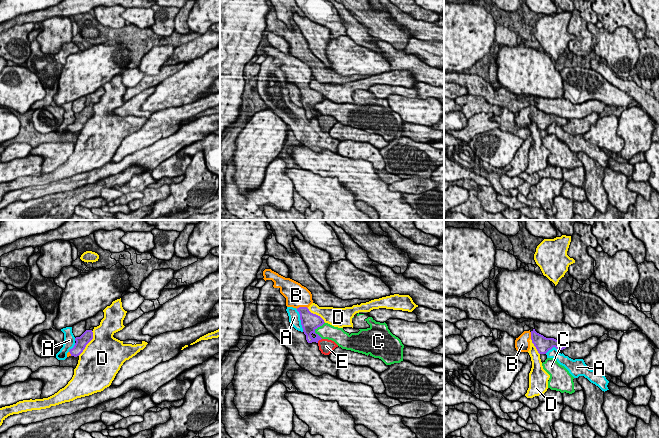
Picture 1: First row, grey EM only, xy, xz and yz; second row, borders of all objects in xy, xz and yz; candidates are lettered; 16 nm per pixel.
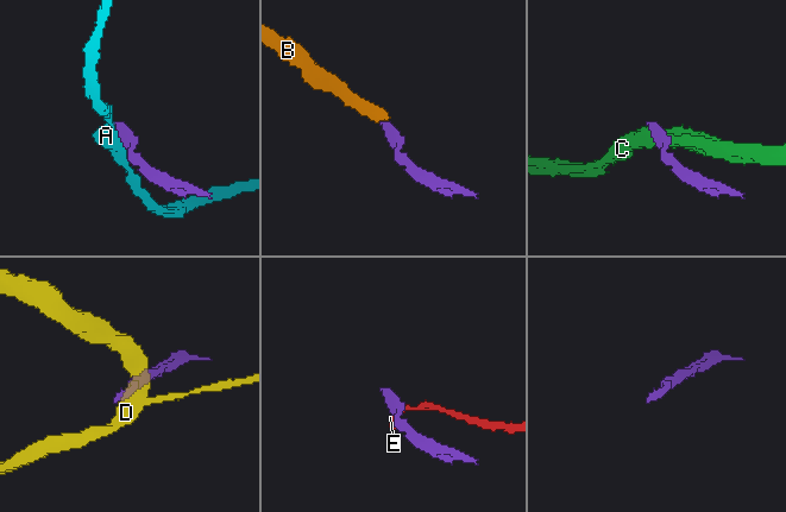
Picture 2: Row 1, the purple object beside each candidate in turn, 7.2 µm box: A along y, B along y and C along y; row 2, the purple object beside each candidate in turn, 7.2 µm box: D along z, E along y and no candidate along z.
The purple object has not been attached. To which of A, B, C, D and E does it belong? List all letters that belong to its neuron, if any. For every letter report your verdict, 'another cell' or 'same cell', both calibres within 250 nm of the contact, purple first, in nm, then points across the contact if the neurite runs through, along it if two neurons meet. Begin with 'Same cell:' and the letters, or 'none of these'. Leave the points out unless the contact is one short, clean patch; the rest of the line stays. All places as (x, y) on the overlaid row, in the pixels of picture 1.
Same cell: B
A: another cell; calibres 280 and 190 nm
B: same cell; calibres 260 and 360 nm; way xz (309, 320), (301, 307), (301, 300), (296, 295)
C: another cell; calibres 280 and 240 nm
D: another cell; calibres 190 and 500 nm
E: another cell; calibres 200 and 240 nm

